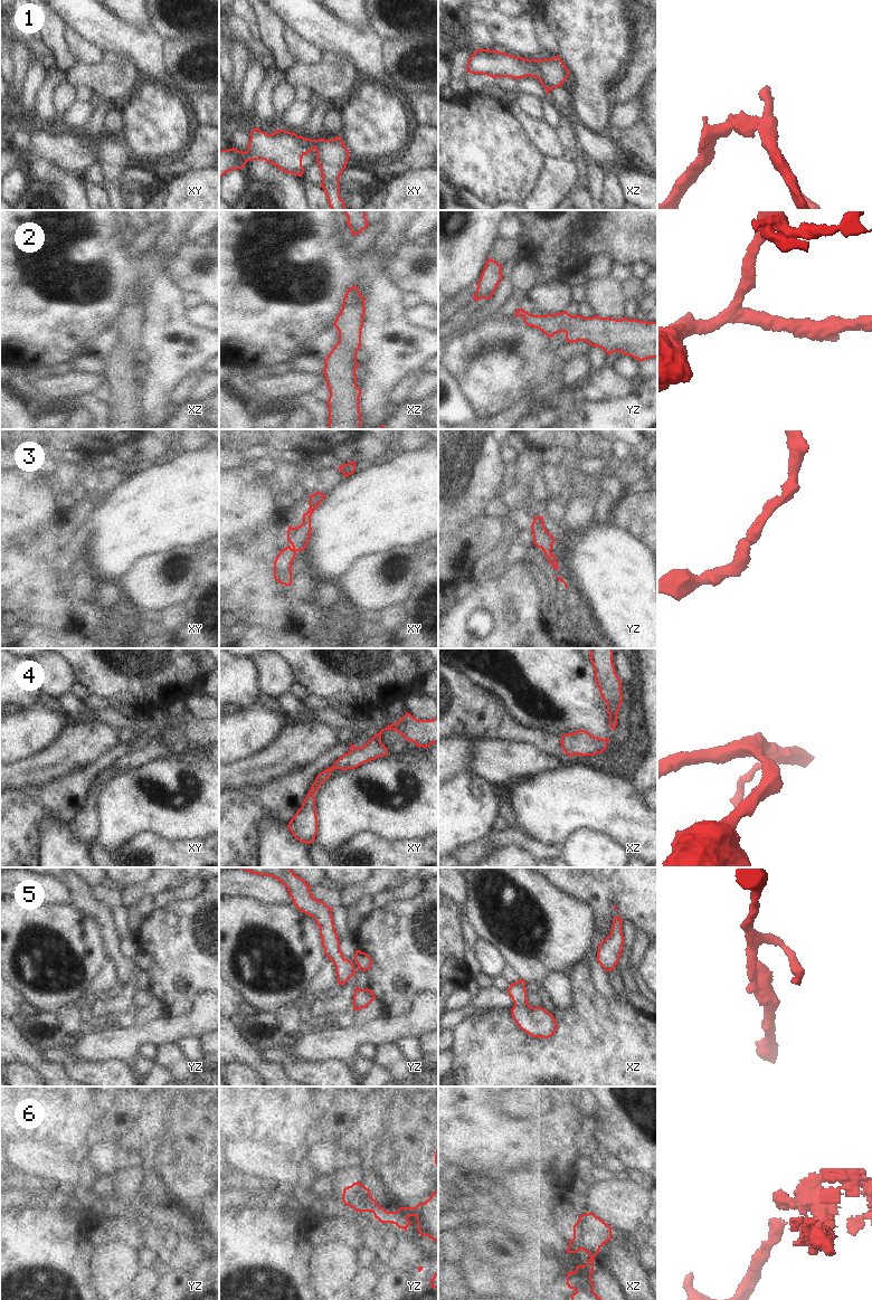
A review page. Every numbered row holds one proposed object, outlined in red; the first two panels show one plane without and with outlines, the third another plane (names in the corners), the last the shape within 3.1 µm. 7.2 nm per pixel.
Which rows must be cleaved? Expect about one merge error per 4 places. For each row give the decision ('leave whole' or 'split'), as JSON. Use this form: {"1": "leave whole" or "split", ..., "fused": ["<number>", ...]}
{"1": "split", "2": "leave whole", "3": "leave whole", "4": "leave whole", "5": "leave whole", "6": "split", "fused": ["1", "6"]}

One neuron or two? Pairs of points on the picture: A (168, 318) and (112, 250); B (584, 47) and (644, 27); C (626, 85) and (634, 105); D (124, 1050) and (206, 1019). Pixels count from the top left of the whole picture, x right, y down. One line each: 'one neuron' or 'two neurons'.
A: two neurons
B: two neurons
C: two neurons
D: one neuron

